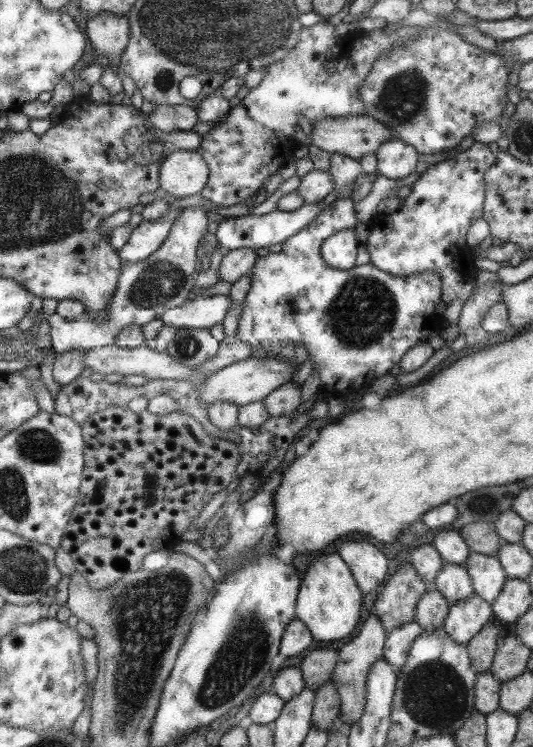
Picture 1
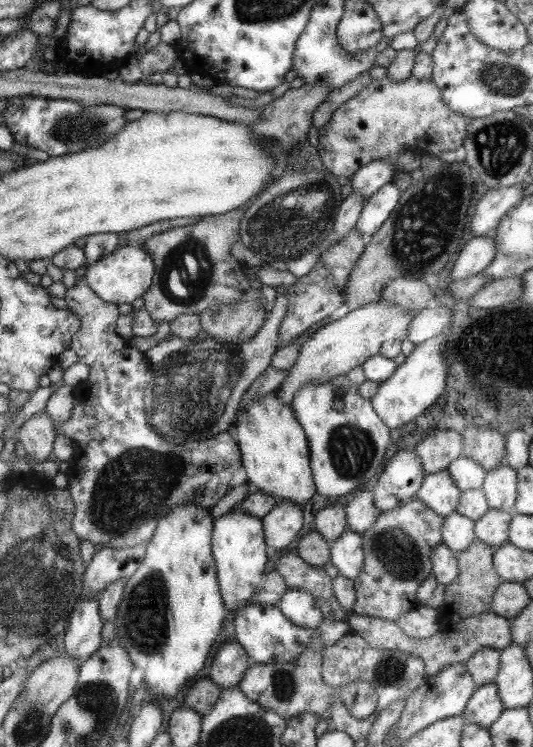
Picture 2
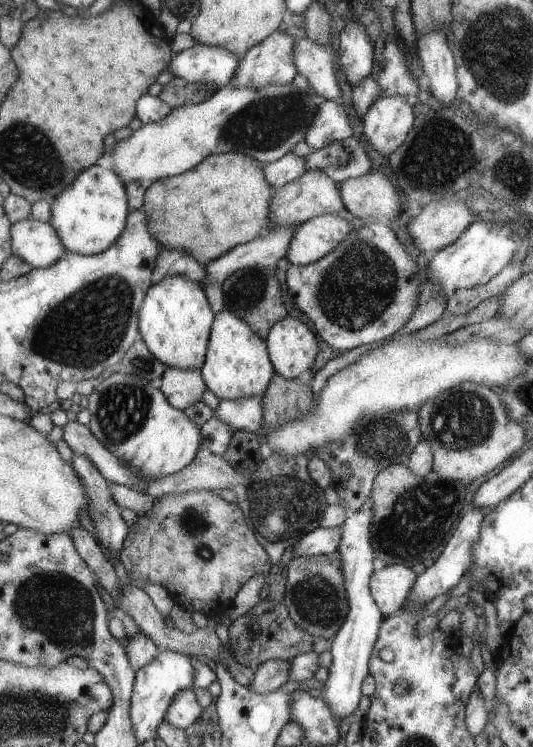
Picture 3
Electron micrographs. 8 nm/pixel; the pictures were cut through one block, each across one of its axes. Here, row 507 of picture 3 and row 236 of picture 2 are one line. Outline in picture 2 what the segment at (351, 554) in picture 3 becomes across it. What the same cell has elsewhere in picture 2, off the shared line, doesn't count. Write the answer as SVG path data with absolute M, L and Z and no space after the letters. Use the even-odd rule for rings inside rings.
M393 182L381 186L363 206L359 220L355 224L355 228L361 232L363 242L369 244L373 240L373 234L387 222L389 214L395 210L395 206L399 204L401 192L397 190L397 186Z

